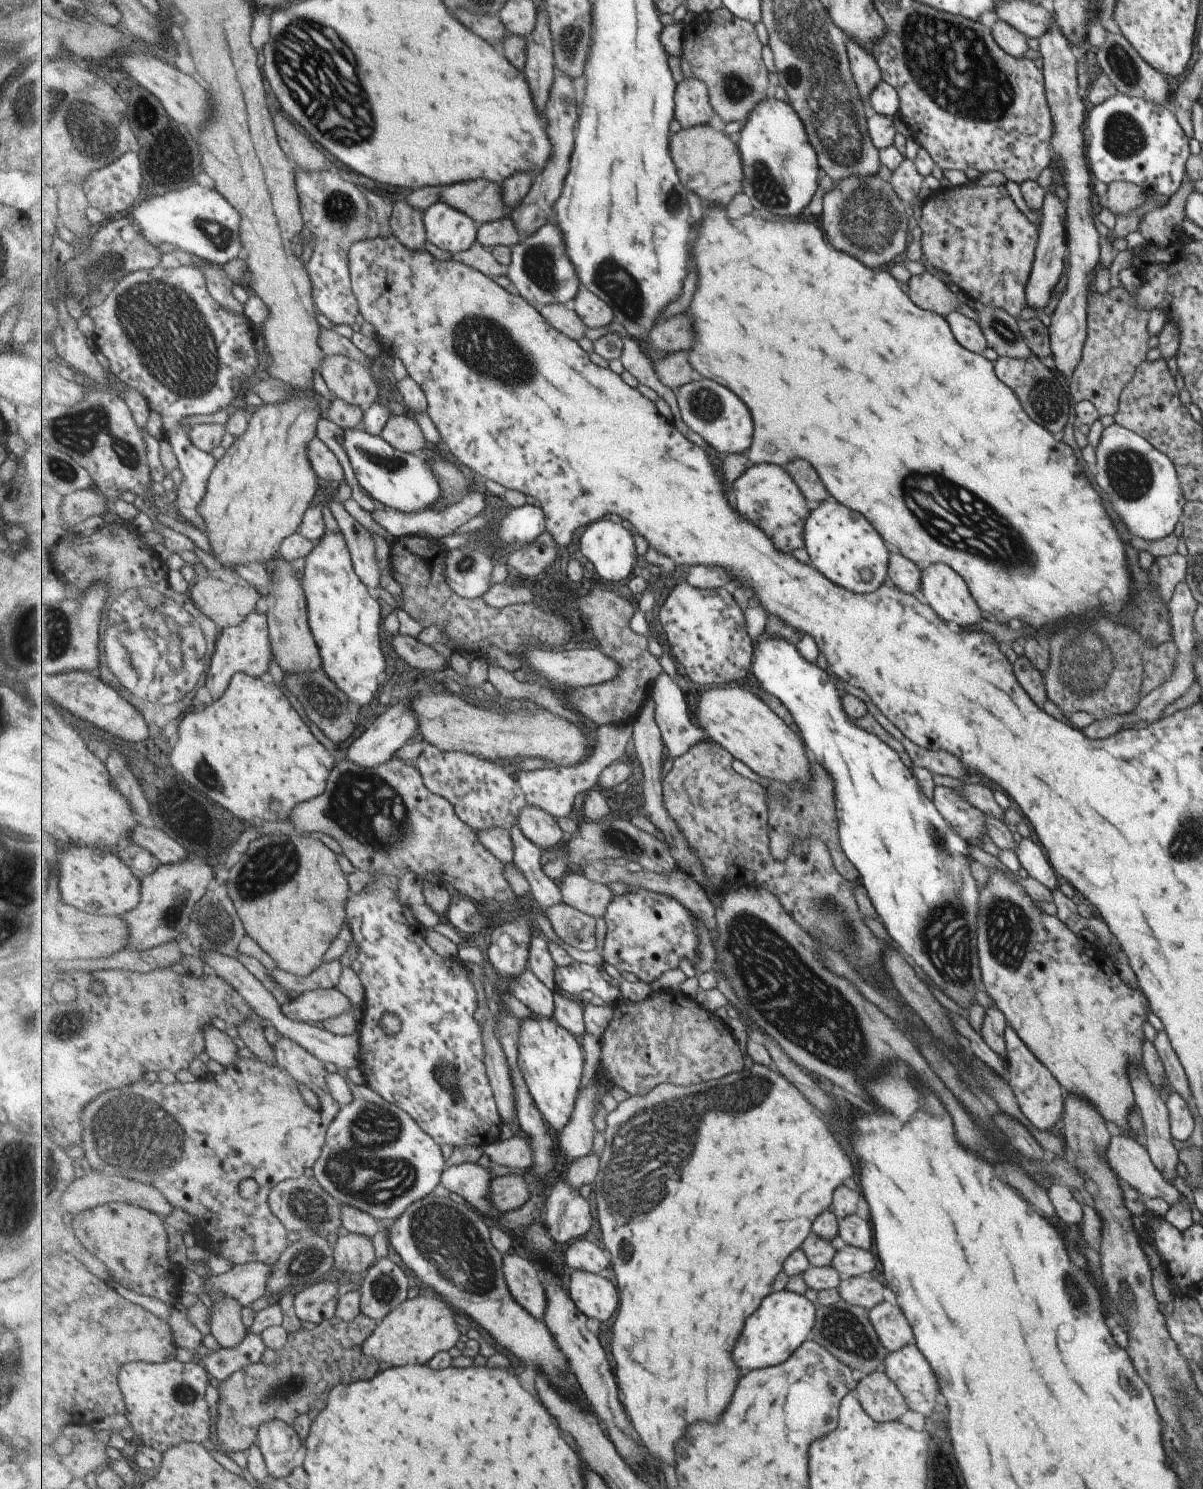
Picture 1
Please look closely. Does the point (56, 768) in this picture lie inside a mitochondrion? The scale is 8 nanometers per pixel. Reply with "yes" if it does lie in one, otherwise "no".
no

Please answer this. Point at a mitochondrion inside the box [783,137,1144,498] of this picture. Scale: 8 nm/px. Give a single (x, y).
(869, 220)

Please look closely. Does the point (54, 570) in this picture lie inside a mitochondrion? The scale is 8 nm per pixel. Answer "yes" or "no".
no

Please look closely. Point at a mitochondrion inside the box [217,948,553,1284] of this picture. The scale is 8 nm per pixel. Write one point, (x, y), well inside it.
(363, 1168)

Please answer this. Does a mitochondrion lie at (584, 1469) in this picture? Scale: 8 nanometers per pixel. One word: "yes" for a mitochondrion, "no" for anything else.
no

